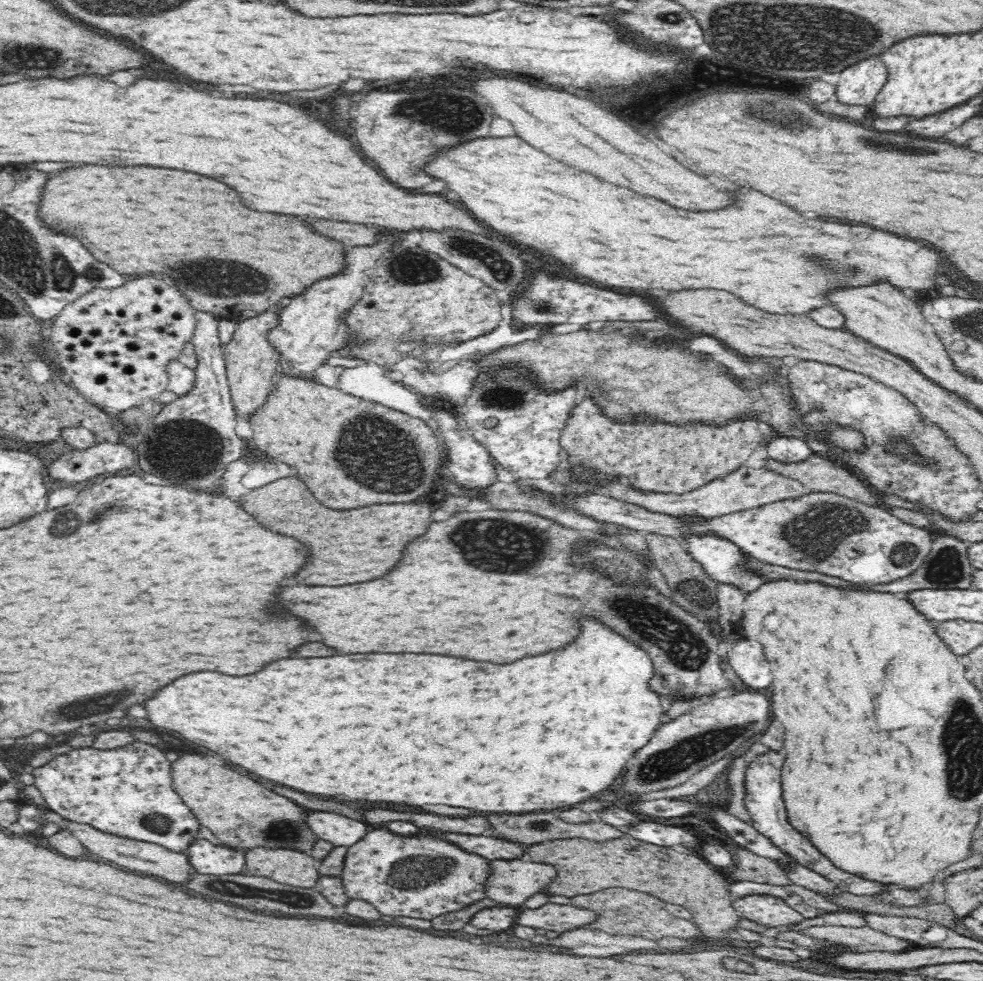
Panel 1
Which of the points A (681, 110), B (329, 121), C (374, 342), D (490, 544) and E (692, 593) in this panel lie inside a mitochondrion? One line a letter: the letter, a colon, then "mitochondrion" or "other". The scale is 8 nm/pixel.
A: other
B: other
C: mitochondrion
D: mitochondrion
E: mitochondrion

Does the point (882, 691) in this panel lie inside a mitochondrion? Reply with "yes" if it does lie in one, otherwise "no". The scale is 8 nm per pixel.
no

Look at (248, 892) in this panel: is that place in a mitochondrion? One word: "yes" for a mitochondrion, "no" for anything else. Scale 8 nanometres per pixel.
yes

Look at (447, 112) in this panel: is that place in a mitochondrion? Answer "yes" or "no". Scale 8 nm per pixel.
yes

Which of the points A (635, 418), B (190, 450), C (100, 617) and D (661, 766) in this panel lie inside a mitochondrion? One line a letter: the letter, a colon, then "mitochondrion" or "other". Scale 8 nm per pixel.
A: other
B: mitochondrion
C: other
D: mitochondrion

